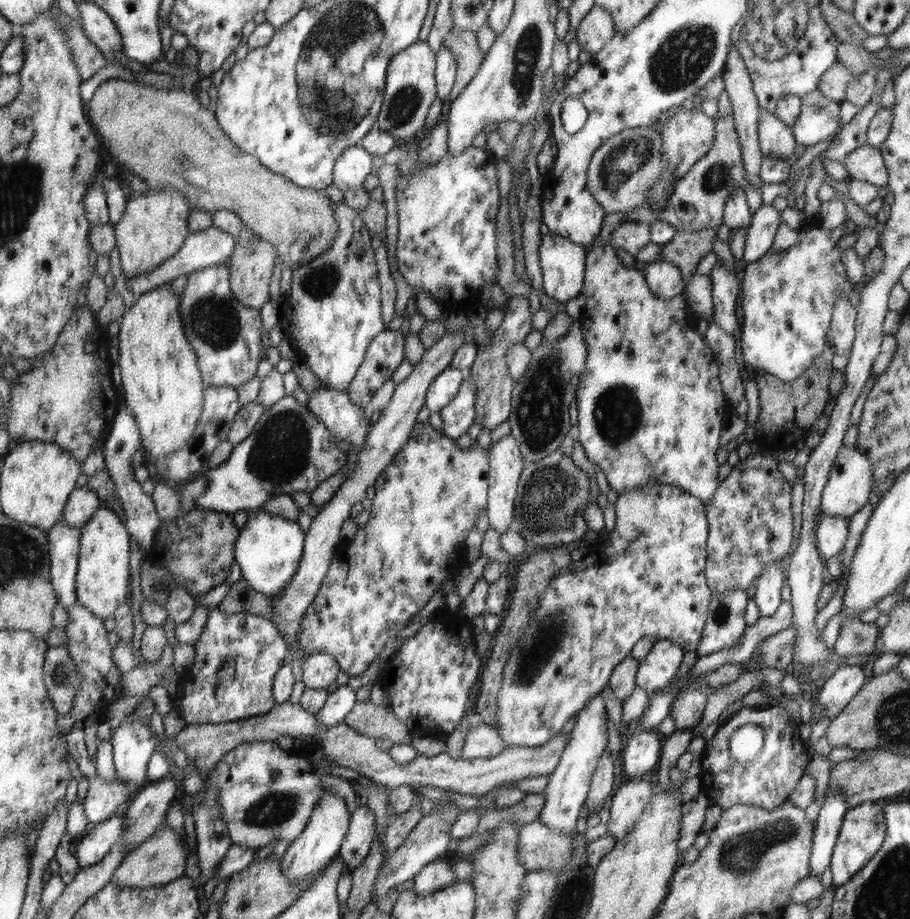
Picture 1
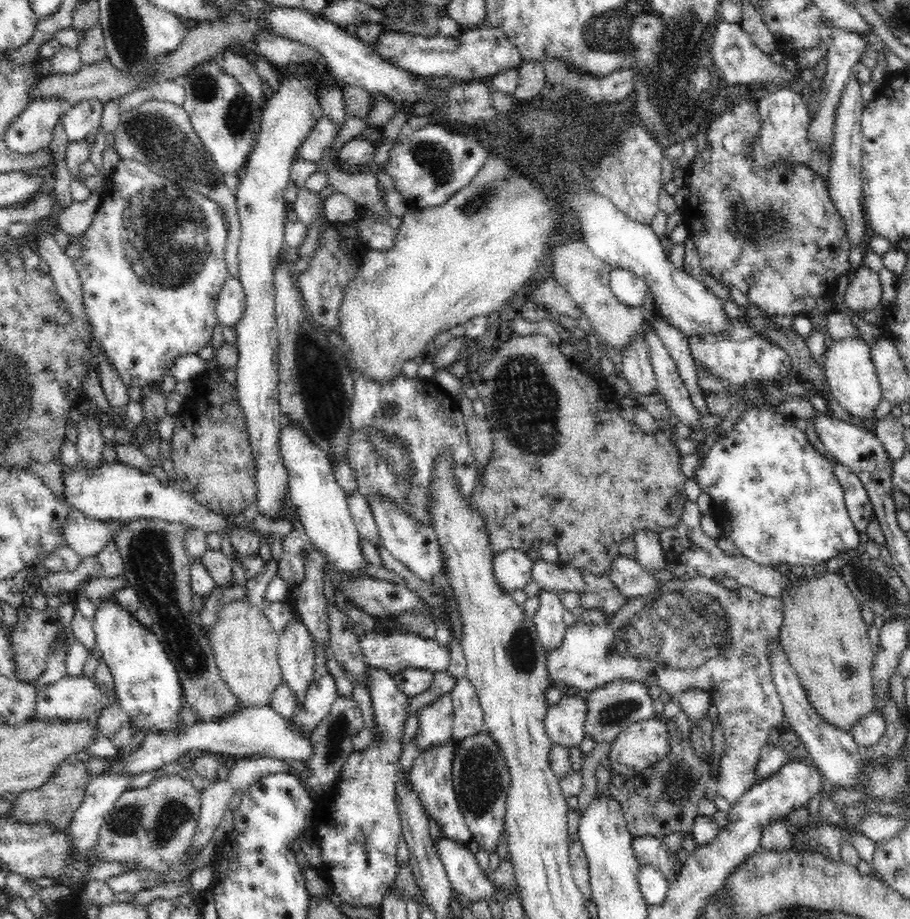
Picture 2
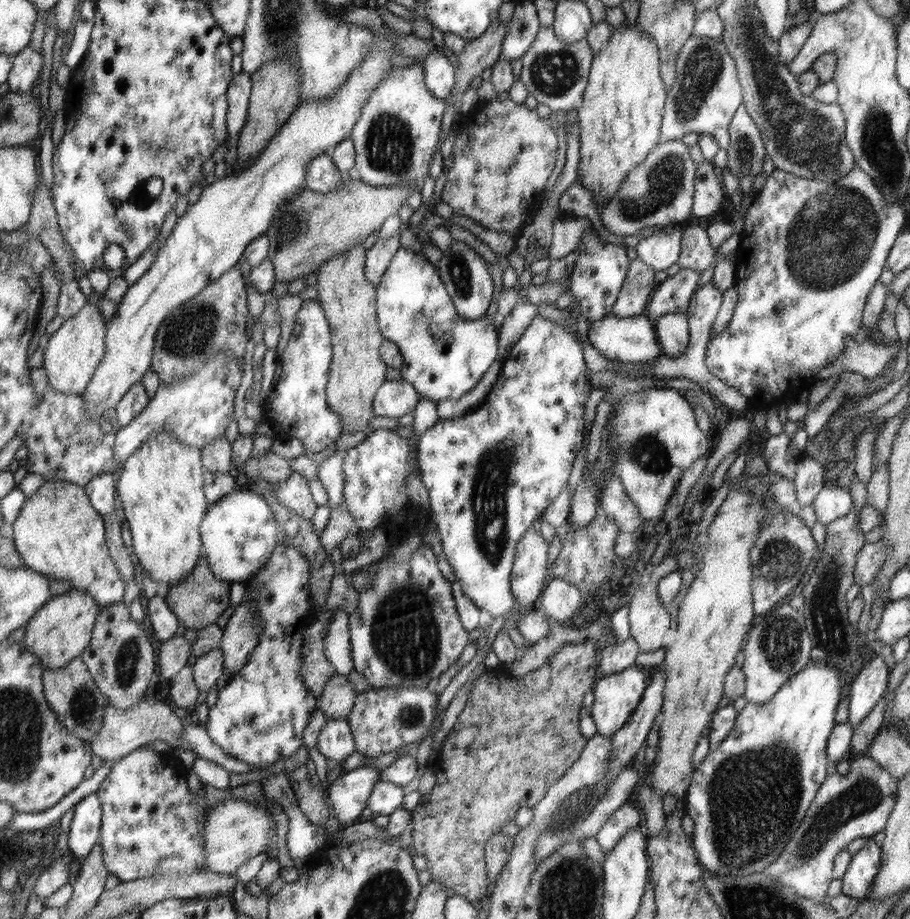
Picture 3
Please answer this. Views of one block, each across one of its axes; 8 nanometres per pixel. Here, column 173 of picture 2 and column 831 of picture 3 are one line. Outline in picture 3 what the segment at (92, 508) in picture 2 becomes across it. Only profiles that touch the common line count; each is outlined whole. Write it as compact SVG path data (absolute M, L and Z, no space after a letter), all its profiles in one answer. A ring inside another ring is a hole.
M831 484L822 488L813 502L818 522L831 524L854 508L854 500L850 490Z

